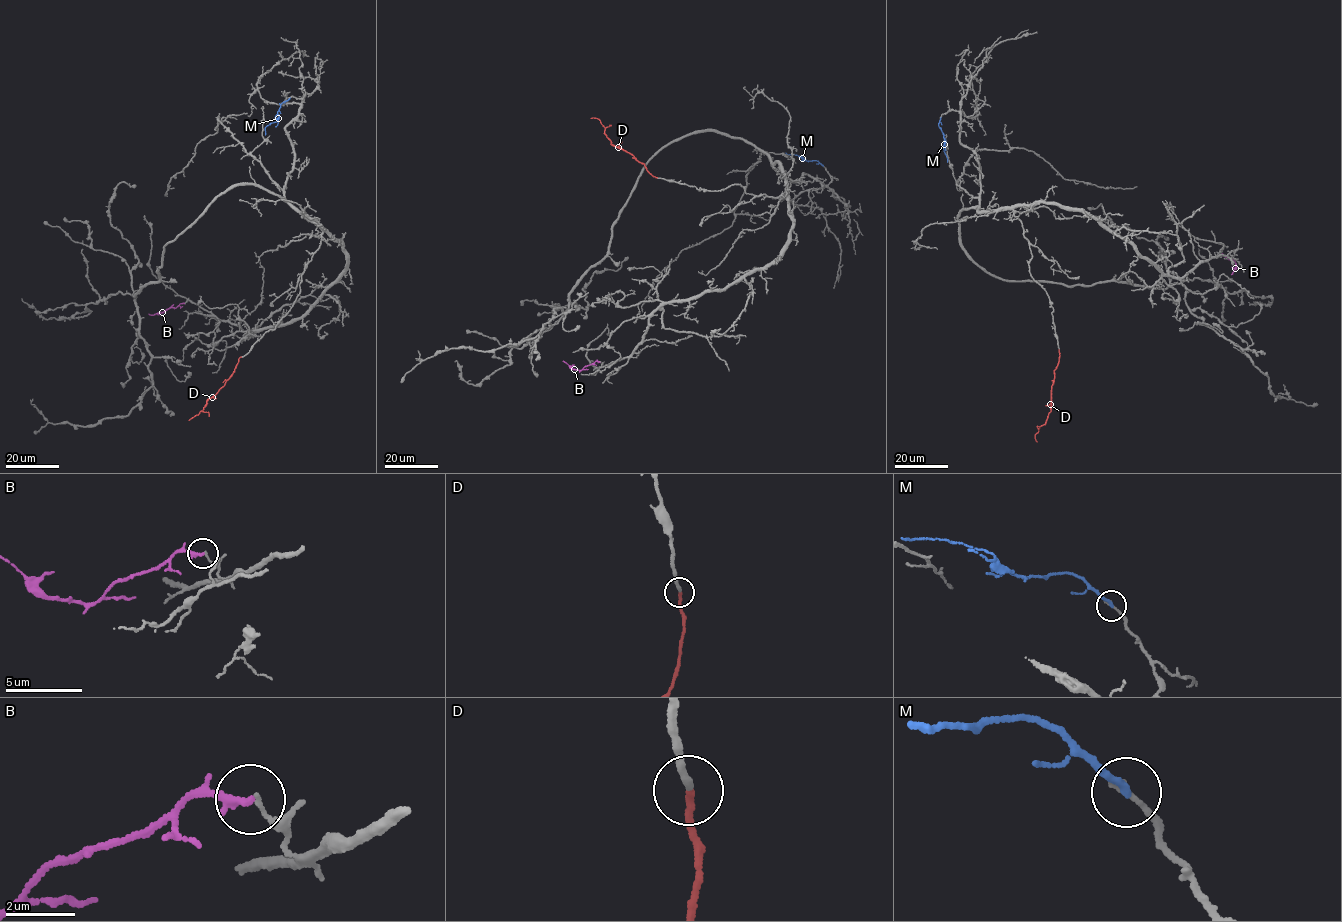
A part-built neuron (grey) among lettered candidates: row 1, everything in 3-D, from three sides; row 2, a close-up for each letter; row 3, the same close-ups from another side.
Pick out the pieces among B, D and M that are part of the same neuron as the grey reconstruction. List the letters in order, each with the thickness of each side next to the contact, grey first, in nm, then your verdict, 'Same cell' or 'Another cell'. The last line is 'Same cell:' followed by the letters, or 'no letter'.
B: Thickness 150 nm (grey) against 240 nm. Another cell
D: Thickness 190 nm (grey) against 200 nm. Same cell
M: Thickness 200 nm (grey) against 200 nm. Another cell
Same cell: D

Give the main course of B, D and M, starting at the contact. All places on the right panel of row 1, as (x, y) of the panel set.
B: (1221, 253), (1234, 260), (1236, 266), (1231, 274)
D: (1058, 349), (1050, 412), (1036, 433), (1037, 442)
M: (941, 117), (938, 124), (947, 162)

